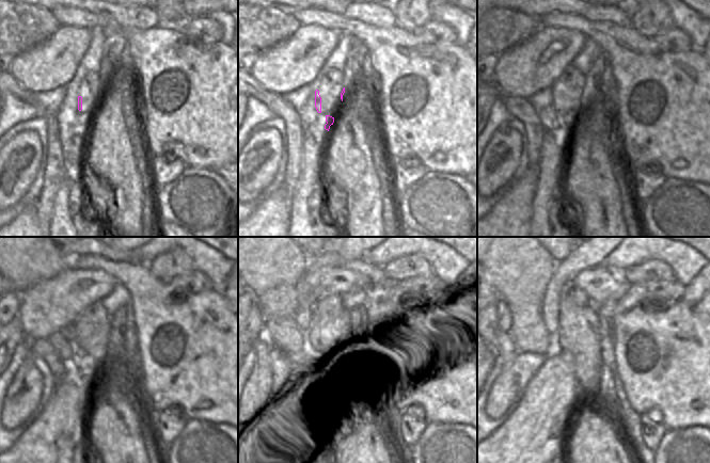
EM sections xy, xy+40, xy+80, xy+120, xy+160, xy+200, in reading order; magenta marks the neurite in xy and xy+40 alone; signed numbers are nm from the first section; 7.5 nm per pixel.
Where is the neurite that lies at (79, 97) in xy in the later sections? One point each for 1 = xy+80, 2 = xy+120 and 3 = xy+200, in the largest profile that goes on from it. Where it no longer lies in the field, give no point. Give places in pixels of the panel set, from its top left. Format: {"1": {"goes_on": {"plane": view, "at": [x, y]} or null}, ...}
{"1": {"goes_on": {"plane": "xy+80", "at": [552, 120]}}, "2": {"goes_on": {"plane": "xy+120", "at": [101, 363]}}, "3": {"goes_on": {"plane": "xy+200", "at": [579, 328]}}}

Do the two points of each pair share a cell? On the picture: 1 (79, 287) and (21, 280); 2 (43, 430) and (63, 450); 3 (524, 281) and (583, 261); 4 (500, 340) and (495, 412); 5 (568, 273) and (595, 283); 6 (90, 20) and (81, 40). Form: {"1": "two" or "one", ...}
{"1": "two", "2": "two", "3": "two", "4": "one", "5": "two", "6": "two"}

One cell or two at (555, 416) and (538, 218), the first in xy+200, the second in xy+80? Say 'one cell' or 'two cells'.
two cells

